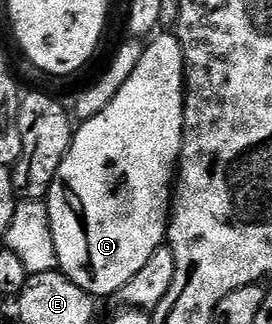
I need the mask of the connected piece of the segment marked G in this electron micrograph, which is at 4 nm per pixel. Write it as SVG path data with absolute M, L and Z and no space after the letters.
M157 34L144 45L144 52L139 64L131 74L123 88L115 95L102 113L96 114L90 120L80 121L79 127L74 131L73 141L59 166L53 185L49 187L47 207L49 209L49 221L51 222L53 237L55 238L55 250L57 254L57 268L75 286L79 286L84 292L94 298L120 293L121 288L147 266L147 258L155 254L155 250L166 243L169 231L169 217L171 215L171 201L175 191L175 177L179 171L181 158L181 141L185 138L185 54L181 49L181 41L176 35L161 36Z

